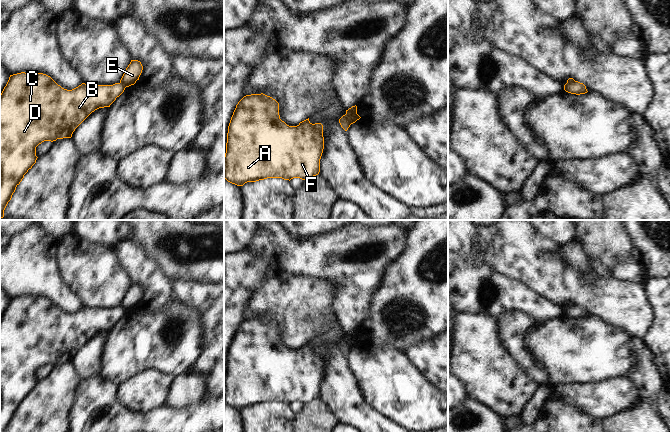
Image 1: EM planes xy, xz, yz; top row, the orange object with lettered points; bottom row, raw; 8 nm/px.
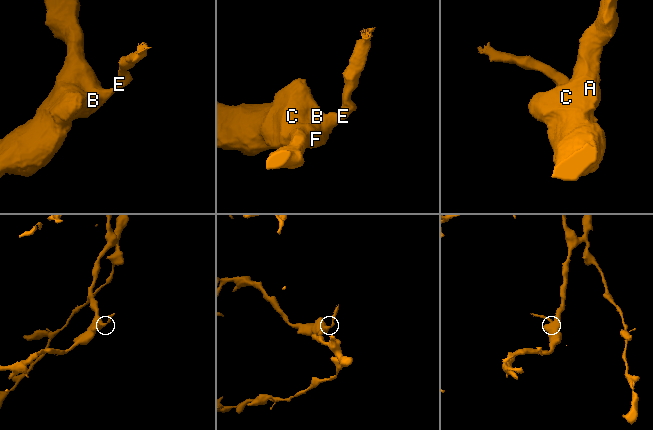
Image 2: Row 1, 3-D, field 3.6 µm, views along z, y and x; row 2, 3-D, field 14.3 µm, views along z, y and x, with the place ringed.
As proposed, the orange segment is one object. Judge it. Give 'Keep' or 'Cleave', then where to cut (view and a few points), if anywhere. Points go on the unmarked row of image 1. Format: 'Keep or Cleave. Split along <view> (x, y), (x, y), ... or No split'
Cleave. Split along xz (345, 338), (345, 344), (349, 349)

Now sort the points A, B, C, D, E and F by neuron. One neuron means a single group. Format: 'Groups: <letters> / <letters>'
Groups: A B C D F / E

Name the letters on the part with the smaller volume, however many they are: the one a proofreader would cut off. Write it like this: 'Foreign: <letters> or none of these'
Foreign: E

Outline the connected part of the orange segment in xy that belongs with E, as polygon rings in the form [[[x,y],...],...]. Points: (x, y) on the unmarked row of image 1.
[[[131,284],[120,304],[120,307],[125,309],[126,311],[134,309],[136,305],[139,304],[142,294],[143,290],[140,285]]]

